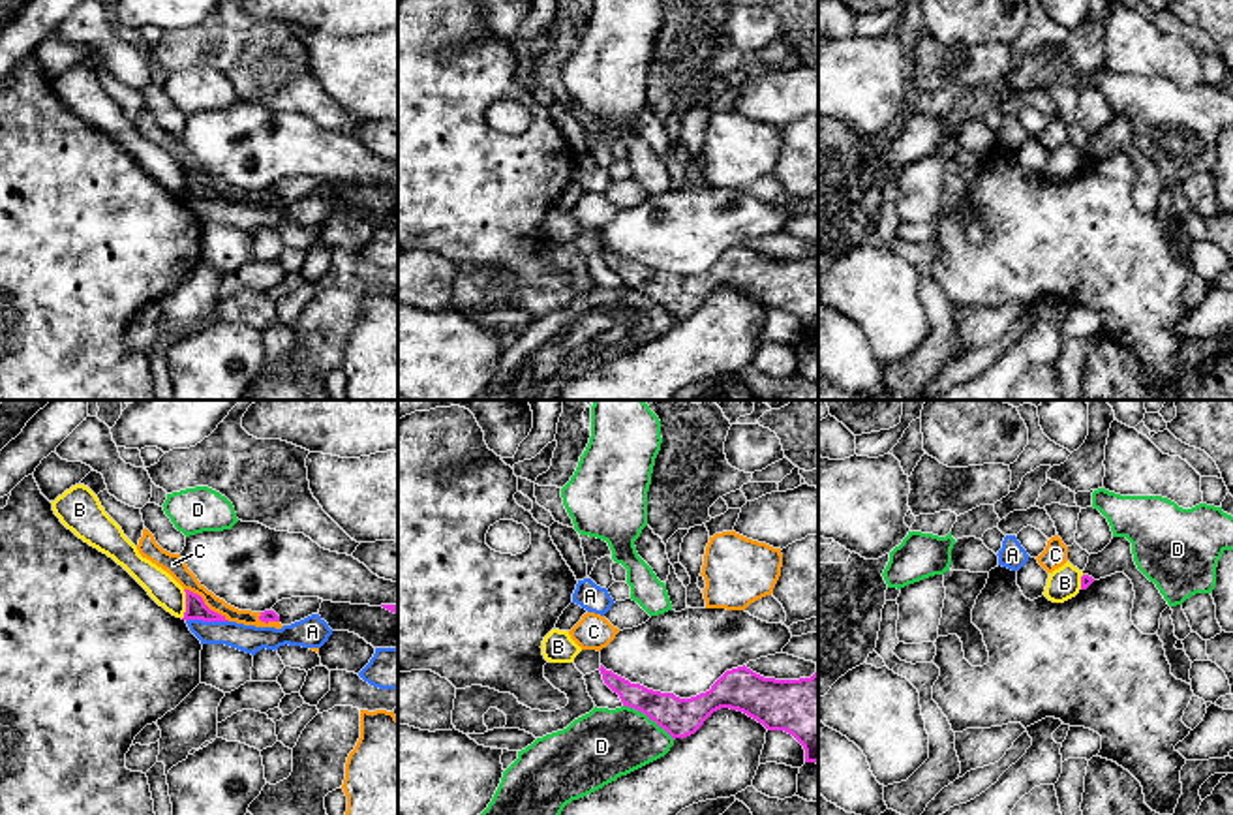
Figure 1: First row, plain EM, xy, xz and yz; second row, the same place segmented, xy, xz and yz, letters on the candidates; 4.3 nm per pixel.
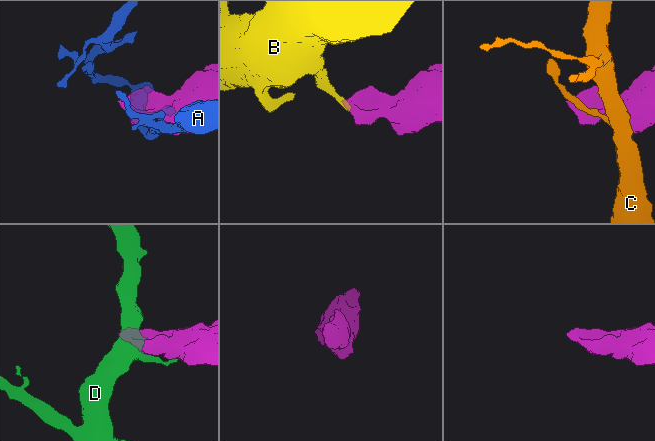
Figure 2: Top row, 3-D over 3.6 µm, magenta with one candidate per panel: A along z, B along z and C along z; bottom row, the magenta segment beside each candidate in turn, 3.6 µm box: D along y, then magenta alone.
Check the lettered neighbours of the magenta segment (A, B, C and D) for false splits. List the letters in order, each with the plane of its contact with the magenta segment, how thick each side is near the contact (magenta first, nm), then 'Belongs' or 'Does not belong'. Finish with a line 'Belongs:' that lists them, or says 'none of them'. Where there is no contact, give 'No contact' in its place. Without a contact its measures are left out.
A: Touches magenta in xy. Thickness 90 nm (magenta) against 120 nm. Does not belong
B: Touches magenta in xy. Thickness 90 nm (magenta) against 120 nm. Does not belong
C: Touches magenta in xy. Thickness 90 nm (magenta) against 90 nm. Does not belong
D: Touches magenta in xz. Thickness 170 nm (magenta) against 300 nm. Does not belong
Belongs: none of them

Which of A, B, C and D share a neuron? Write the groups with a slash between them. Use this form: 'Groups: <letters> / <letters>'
Groups: A / B / C / D

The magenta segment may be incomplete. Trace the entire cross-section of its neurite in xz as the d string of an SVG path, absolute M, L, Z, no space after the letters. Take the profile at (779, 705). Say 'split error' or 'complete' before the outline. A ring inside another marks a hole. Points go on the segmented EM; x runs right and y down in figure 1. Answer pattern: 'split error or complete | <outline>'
complete | M818 663L811 678L799 680L764 678L743 665L726 670L709 691L691 699L631 684L602 665L599 670L623 706L646 714L674 740L694 734L713 712L730 708L768 730L792 734L805 749L805 762L818 764Z

